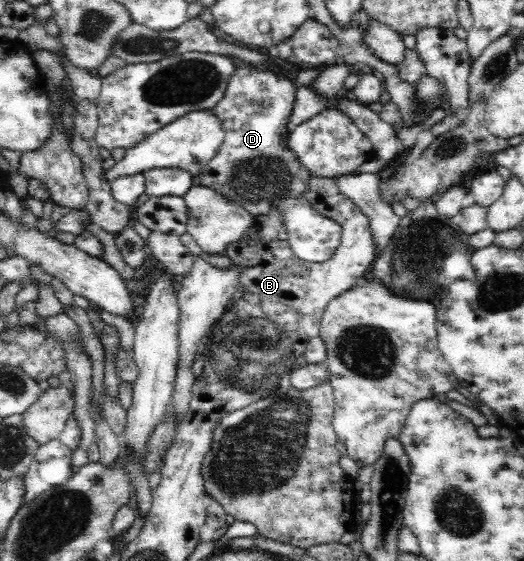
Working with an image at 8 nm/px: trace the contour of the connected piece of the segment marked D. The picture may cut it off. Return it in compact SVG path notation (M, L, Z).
M257 66L236 68L228 81L225 95L213 108L221 120L224 140L217 156L205 165L199 175L200 185L238 201L254 217L269 215L271 208L278 207L291 251L303 261L323 263L339 247L342 228L305 202L303 193L311 174L284 145L289 133L287 119L295 103L297 88L293 77L288 74L259 70Z

